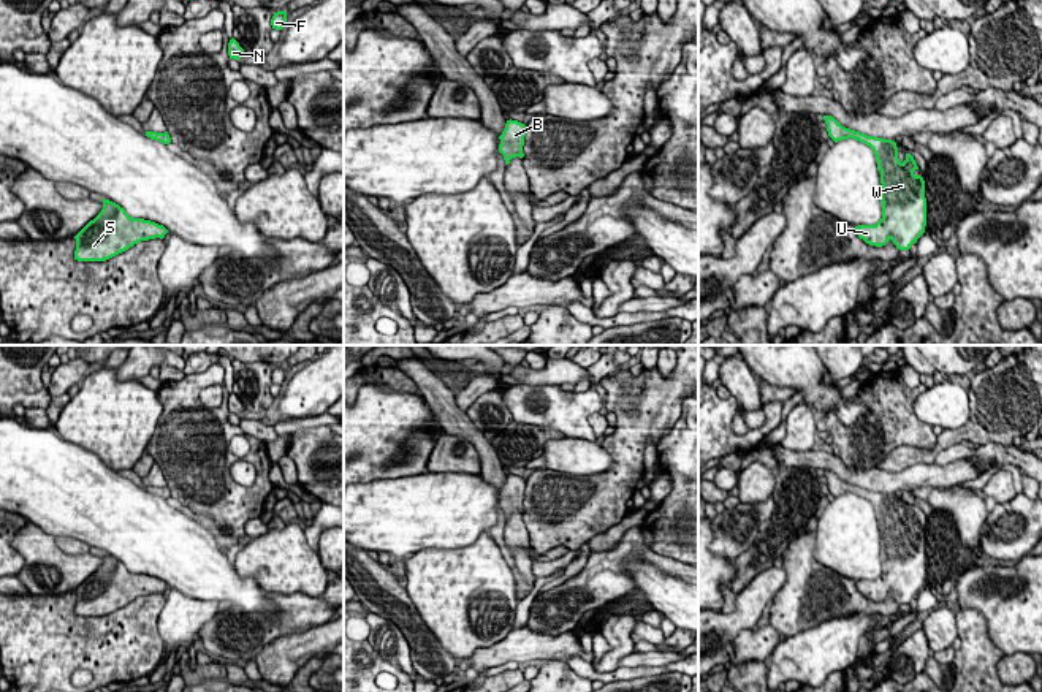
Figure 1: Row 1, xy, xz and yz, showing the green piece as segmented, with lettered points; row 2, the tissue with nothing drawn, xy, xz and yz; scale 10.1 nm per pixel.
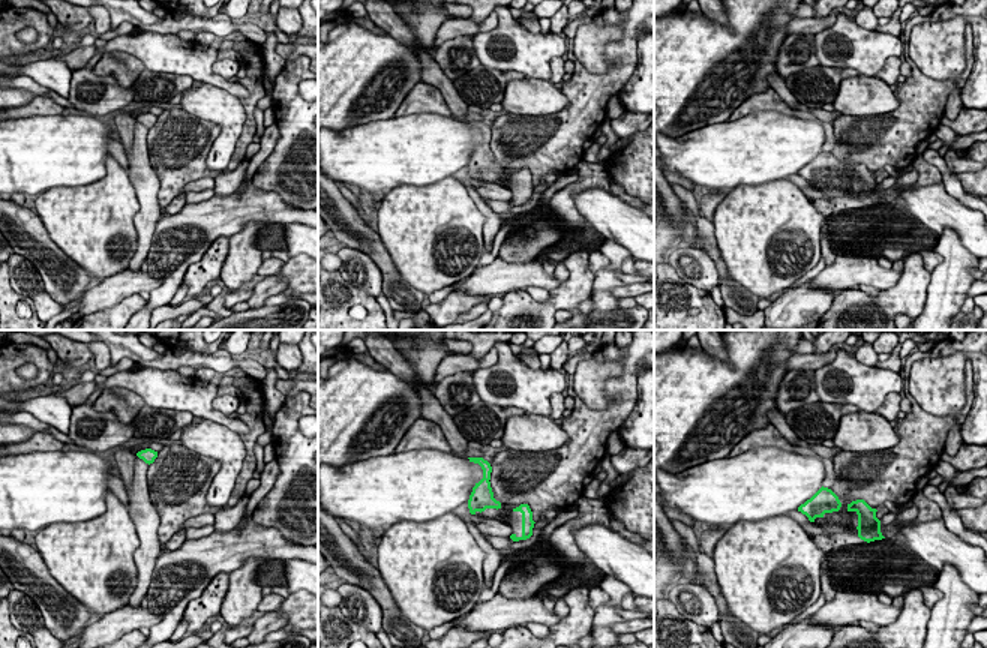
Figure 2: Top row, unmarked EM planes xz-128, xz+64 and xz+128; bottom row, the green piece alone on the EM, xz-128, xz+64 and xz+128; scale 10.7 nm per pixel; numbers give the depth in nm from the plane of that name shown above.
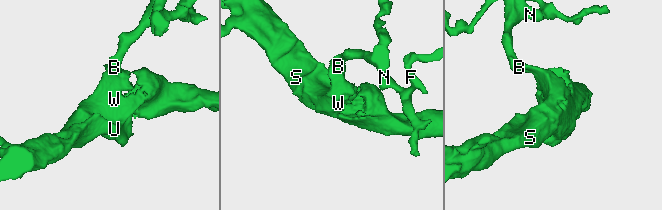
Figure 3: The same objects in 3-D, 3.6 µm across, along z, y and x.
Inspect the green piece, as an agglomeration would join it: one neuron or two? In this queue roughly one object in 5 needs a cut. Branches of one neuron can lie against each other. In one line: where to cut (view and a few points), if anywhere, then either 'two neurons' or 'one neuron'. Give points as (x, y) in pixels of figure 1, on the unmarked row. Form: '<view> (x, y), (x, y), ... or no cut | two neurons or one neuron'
no cut | one neuron

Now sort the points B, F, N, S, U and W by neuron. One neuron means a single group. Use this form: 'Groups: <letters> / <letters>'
Groups: B F N S U W

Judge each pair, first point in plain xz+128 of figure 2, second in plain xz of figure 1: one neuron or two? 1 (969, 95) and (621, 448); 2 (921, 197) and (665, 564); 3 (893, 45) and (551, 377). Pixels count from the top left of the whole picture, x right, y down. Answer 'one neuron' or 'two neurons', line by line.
1: two neurons
2: two neurons
3: two neurons

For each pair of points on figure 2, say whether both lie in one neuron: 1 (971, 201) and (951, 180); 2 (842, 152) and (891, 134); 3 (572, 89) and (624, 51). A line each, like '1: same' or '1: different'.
1: same
2: same
3: same

